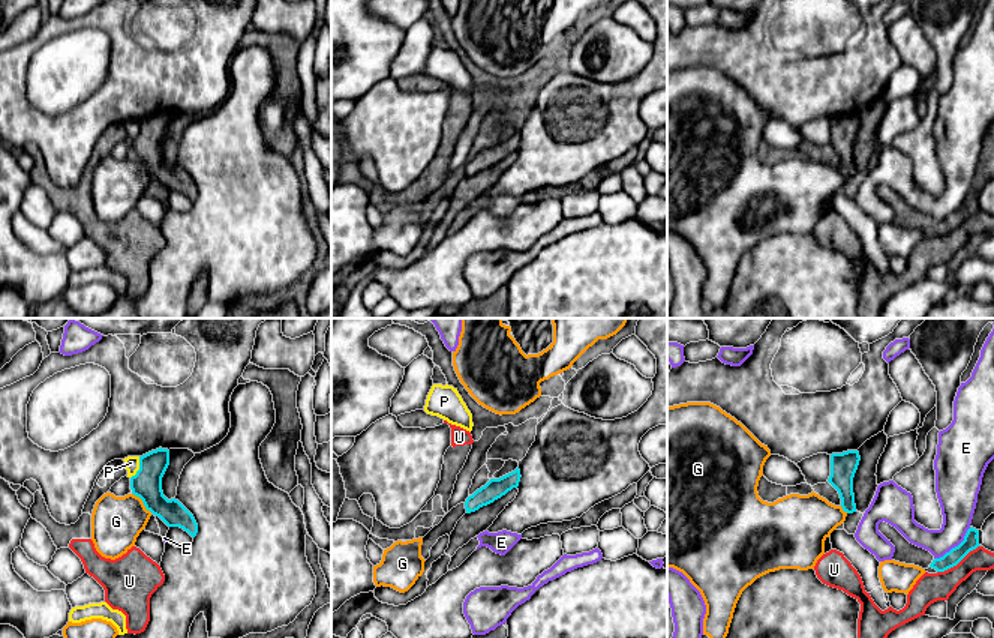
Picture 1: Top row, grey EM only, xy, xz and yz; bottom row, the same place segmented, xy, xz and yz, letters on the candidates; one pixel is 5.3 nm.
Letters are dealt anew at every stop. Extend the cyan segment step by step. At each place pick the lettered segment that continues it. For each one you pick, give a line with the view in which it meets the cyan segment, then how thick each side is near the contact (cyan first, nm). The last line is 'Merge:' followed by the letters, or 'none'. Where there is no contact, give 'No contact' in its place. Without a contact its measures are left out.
Merge: none

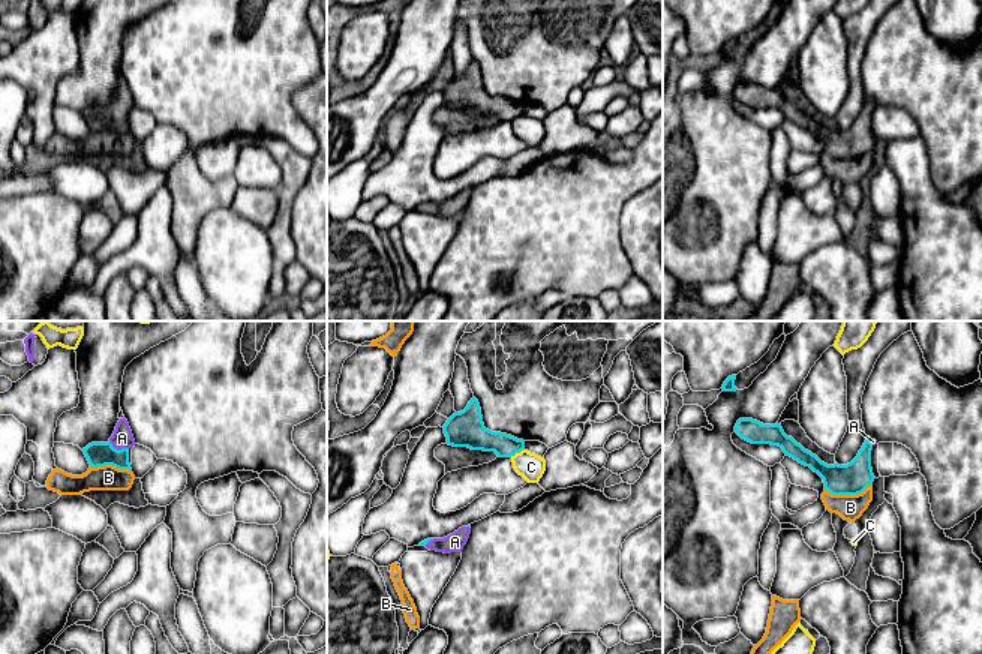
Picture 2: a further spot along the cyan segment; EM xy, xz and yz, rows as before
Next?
A: Touches cyan in xy. Thickness 130 nm (cyan) against 110 nm
Merge: A

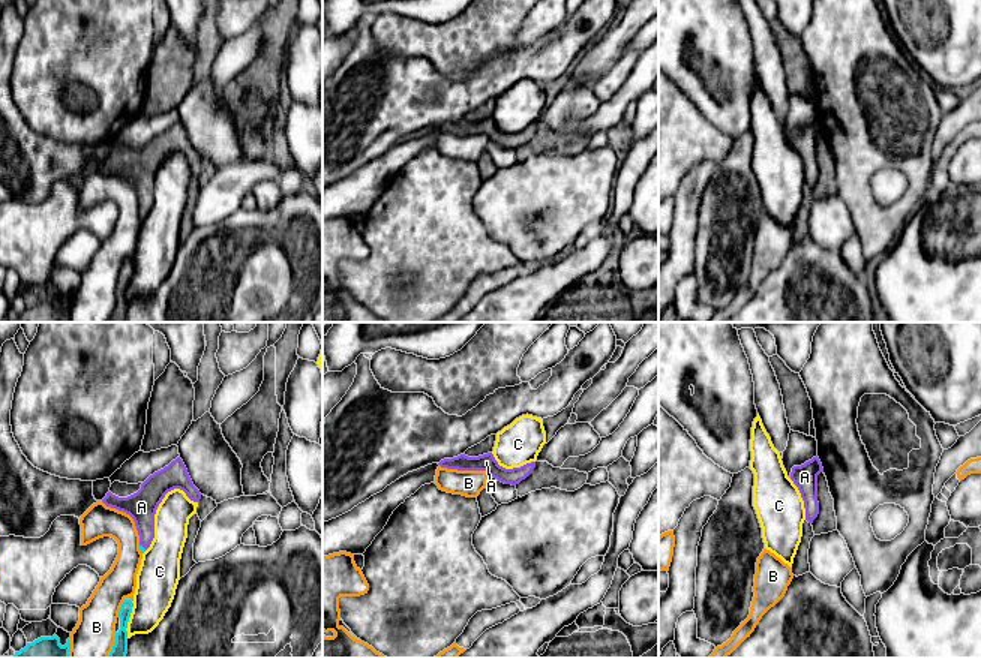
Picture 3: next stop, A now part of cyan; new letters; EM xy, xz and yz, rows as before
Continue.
A: Touches cyan in xy. Thickness 20 nm (cyan) against 160 nm
Merge: A

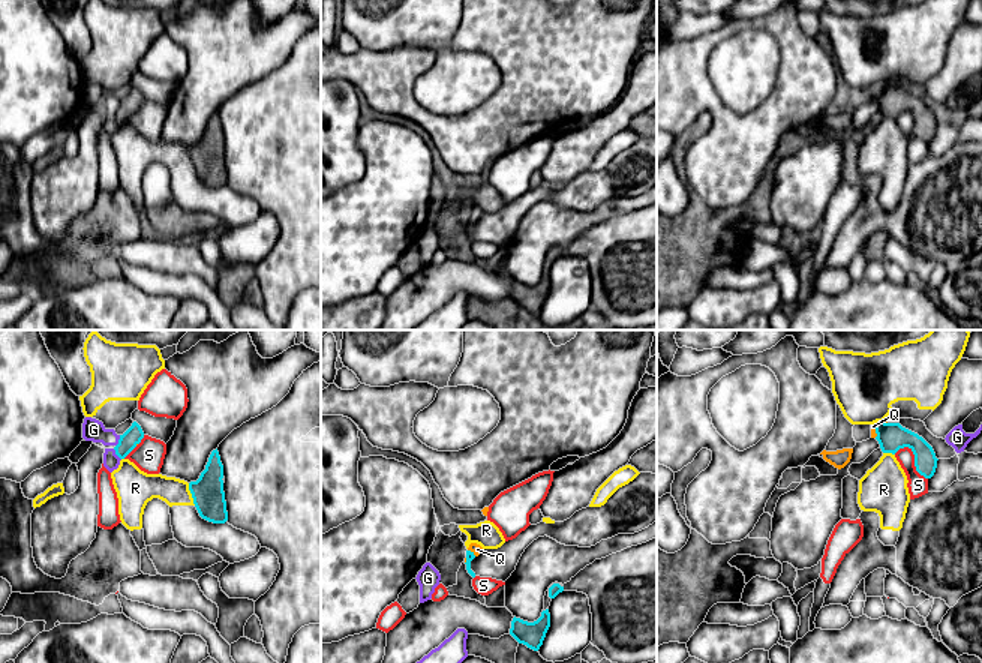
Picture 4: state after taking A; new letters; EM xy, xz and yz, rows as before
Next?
Q: Touches cyan in yz. Thickness 150 nm (cyan) against 30 nm
Merge: Q

